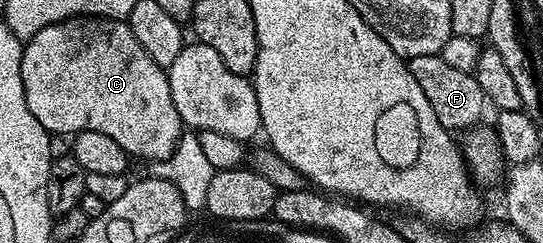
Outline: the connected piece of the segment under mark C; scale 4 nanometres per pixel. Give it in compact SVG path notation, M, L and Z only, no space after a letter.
M73 19L59 21L50 27L42 27L42 31L38 31L38 35L27 38L23 51L22 87L26 95L26 107L30 107L30 115L34 115L34 119L38 119L38 123L42 123L42 127L49 135L57 135L56 133L75 135L82 131L99 131L100 134L107 135L109 139L114 139L114 143L118 143L118 147L122 147L128 152L129 158L141 157L142 160L148 161L147 163L165 160L175 151L182 134L182 122L172 98L167 72L161 65L154 63L154 59L150 59L150 55L146 55L146 51L142 51L142 43L138 43L138 39L134 39L134 31L130 31L130 27L123 20Z

